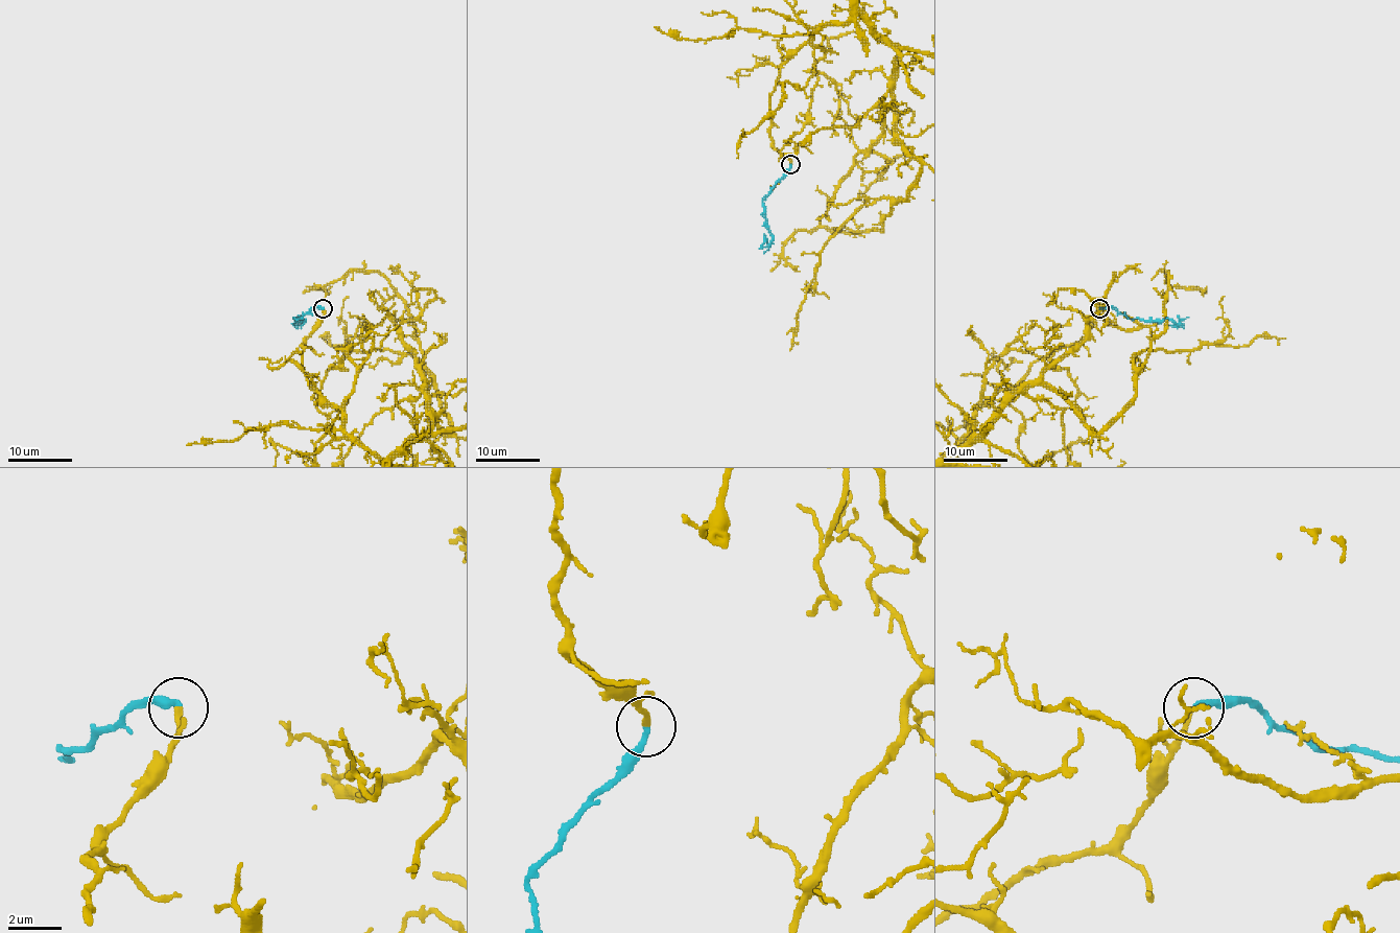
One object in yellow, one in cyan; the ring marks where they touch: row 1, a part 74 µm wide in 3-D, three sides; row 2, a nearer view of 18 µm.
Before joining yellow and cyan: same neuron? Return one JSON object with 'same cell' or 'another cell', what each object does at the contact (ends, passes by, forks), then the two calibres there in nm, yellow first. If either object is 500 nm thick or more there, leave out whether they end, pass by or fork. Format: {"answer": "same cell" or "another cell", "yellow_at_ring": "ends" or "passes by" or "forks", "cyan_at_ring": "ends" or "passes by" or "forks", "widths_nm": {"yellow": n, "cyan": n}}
{"answer": "same cell", "yellow_at_ring": "ends", "cyan_at_ring": "ends", "widths_nm": {"yellow": 200, "cyan": 200}}

